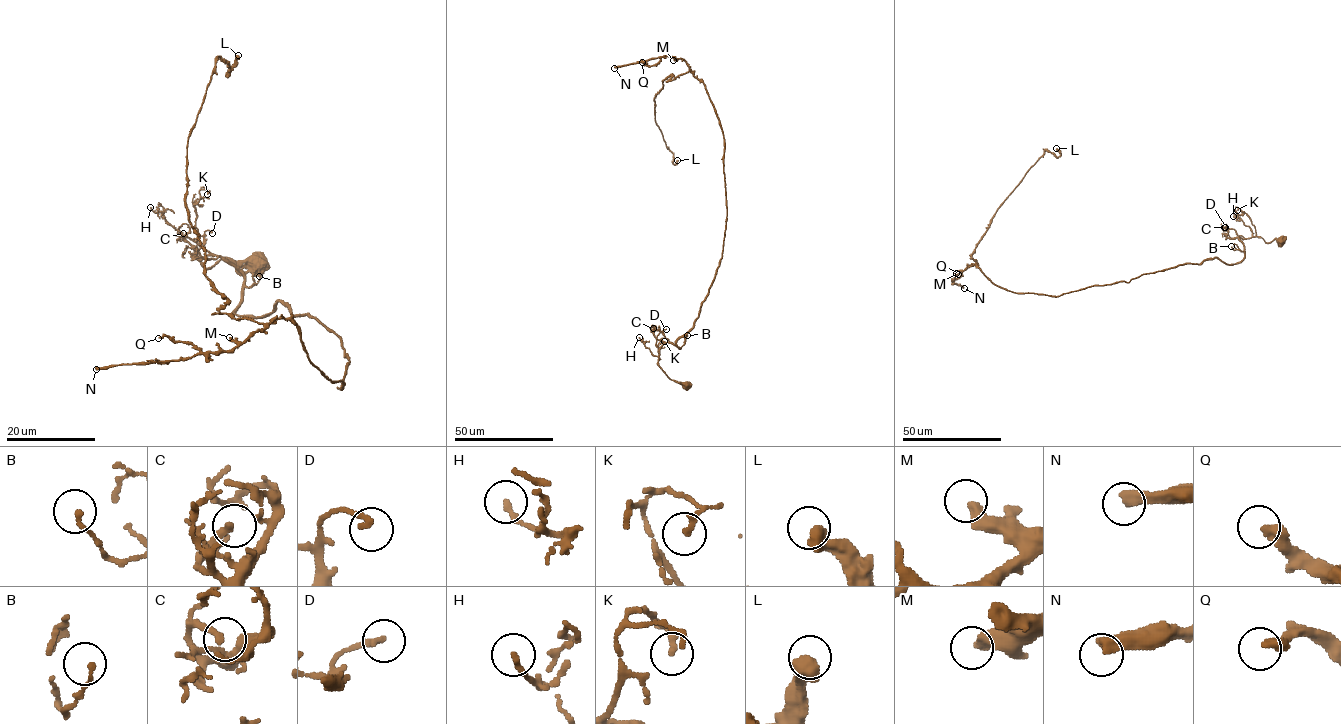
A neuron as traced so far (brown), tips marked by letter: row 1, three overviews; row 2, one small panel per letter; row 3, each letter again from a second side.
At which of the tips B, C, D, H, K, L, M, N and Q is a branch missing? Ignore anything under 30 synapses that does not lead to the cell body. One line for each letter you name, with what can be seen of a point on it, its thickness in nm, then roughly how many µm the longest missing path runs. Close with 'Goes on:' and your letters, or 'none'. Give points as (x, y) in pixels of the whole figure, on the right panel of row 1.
N: place (964, 288); calibre 420 nm; missing 80 µm
Goes on: N

